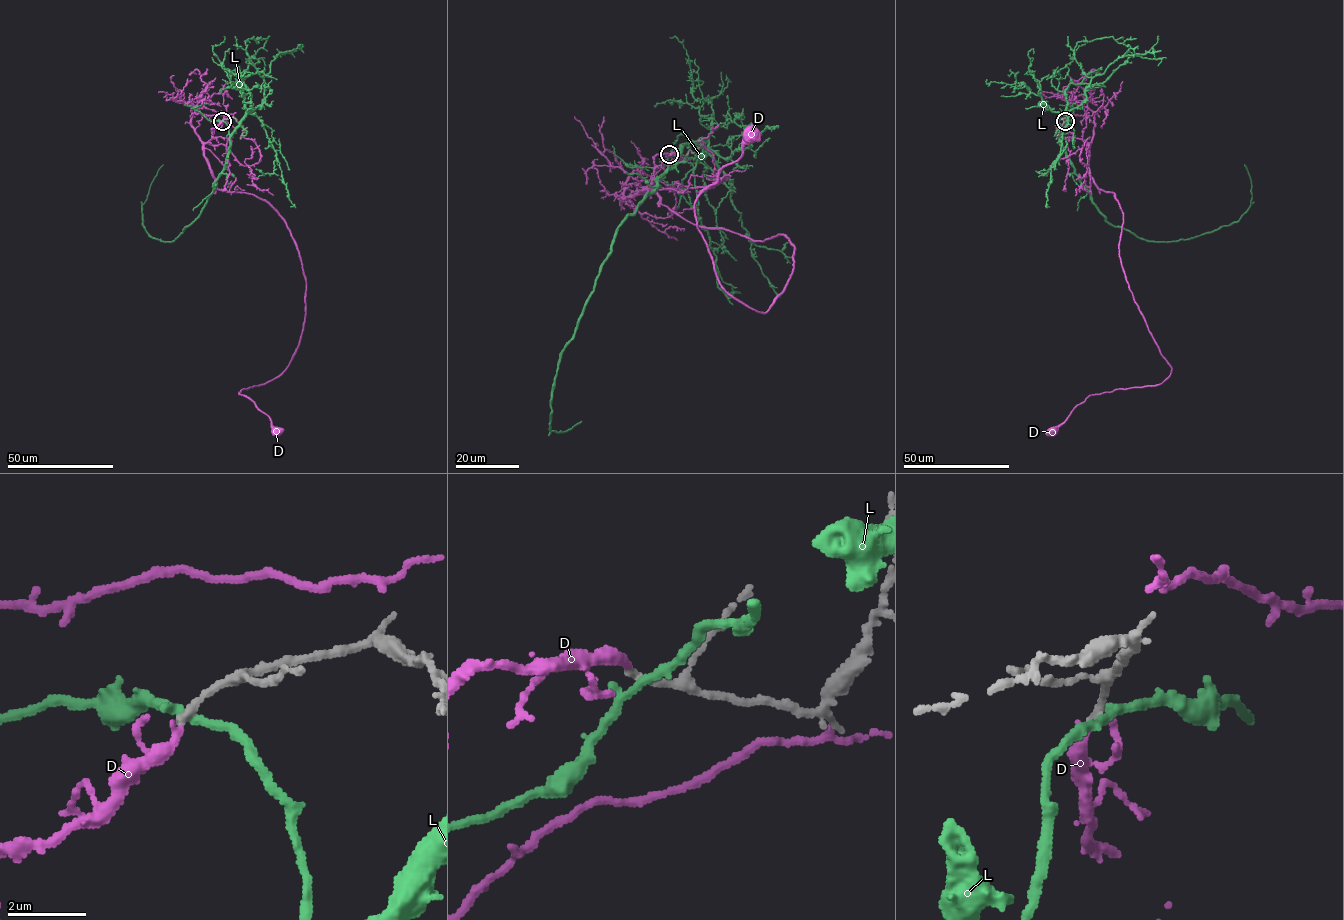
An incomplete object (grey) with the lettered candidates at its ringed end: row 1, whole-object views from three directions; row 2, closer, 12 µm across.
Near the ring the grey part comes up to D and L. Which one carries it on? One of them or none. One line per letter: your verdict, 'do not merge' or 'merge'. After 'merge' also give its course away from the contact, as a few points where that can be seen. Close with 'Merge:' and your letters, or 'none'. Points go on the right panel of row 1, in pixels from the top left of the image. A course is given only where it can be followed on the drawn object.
D: merge; course (1065, 122), (1090, 144), (1093, 182), (1121, 209), (1126, 281), (1171, 368), (1162, 383), (1090, 395), (1052, 432)
L: do not merge
Merge: D

